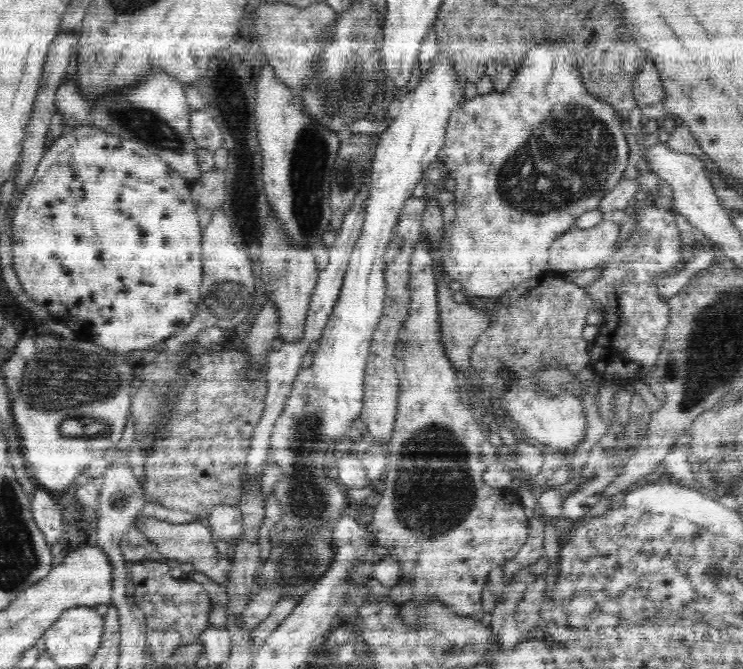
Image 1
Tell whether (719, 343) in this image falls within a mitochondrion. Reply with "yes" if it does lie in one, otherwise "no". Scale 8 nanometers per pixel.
yes

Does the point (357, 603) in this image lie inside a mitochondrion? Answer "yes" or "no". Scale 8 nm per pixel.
no

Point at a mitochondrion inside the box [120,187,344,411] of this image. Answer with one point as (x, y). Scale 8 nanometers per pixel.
(226, 296)

